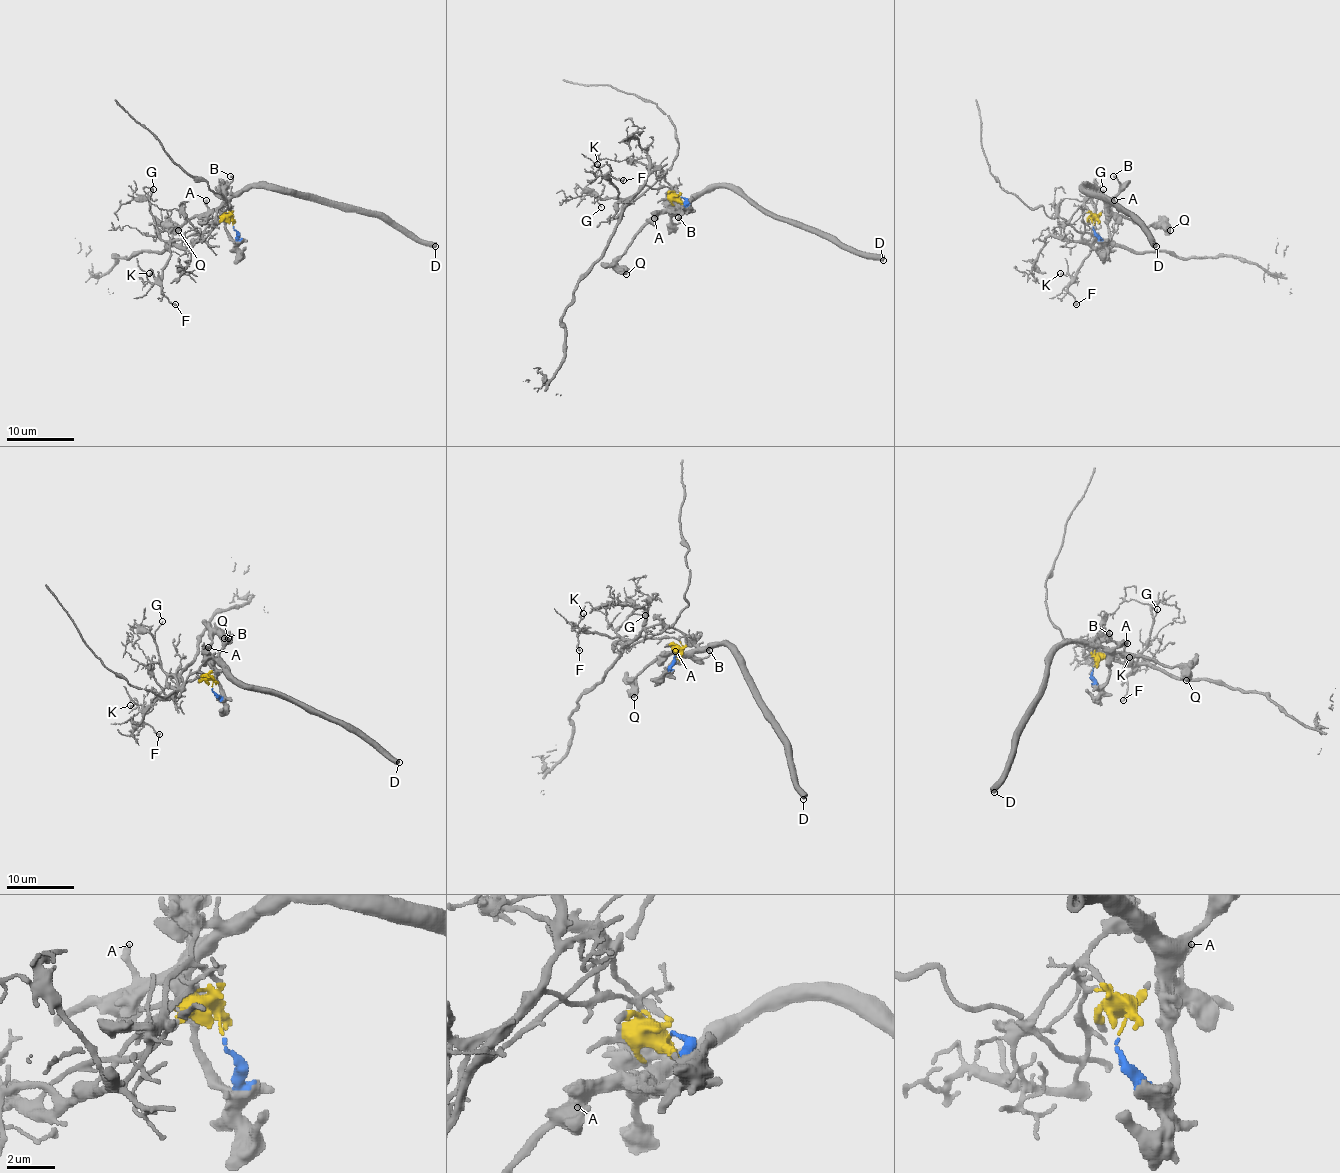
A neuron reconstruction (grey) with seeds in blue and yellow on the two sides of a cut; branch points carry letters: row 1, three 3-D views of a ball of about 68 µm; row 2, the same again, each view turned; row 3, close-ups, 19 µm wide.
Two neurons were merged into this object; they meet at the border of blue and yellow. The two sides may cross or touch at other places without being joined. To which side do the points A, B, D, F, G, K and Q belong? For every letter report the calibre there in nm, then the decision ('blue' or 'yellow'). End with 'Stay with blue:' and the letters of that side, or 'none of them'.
A: 280 nm thick; blue
B: 190 nm thick; blue
D: 550 nm thick; blue
F: 200 nm thick; yellow
G: 110 nm thick; yellow
K: 160 nm thick; yellow
Q: 800 nm thick; blue
Stay with blue: A, B, D, Q

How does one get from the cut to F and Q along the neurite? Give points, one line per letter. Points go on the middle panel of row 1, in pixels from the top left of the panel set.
F: (681, 198), (666, 186), (651, 188), (634, 199), (618, 196), (610, 181), (610, 172), (623, 181)
Q: (681, 198), (685, 199), (683, 210), (678, 213), (659, 211), (617, 262), (627, 274)

